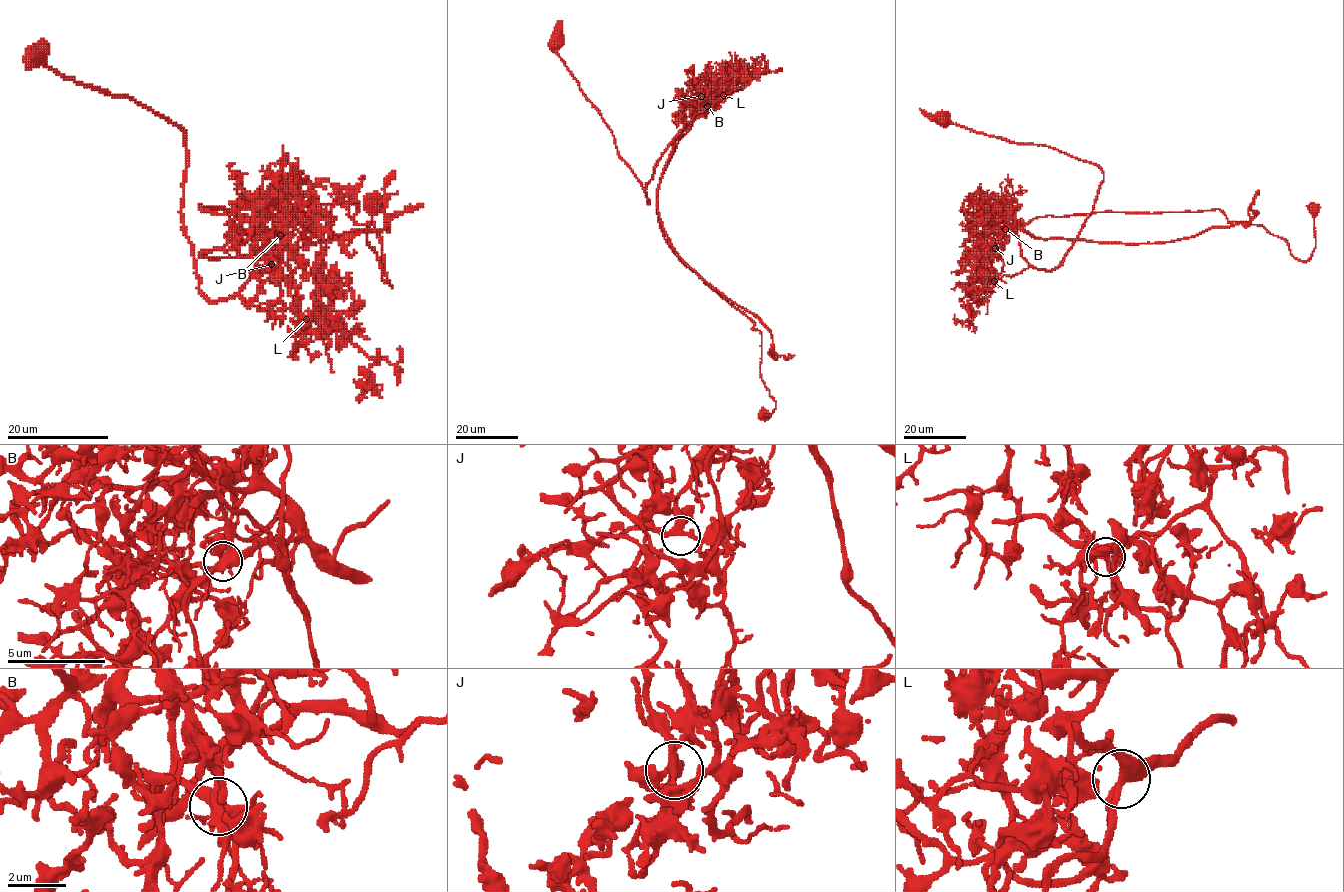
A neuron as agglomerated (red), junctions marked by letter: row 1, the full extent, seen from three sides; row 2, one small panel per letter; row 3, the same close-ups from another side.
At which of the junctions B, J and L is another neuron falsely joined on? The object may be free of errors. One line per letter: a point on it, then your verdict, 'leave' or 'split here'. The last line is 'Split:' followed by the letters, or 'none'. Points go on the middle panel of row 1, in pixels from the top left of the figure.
B: at (707, 106); split here
J: at (701, 96); leave
L: at (723, 95); leave
Split: B

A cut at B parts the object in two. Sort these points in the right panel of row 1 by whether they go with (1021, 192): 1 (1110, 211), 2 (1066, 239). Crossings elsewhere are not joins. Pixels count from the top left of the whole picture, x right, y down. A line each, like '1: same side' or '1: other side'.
1: other side
2: other side

